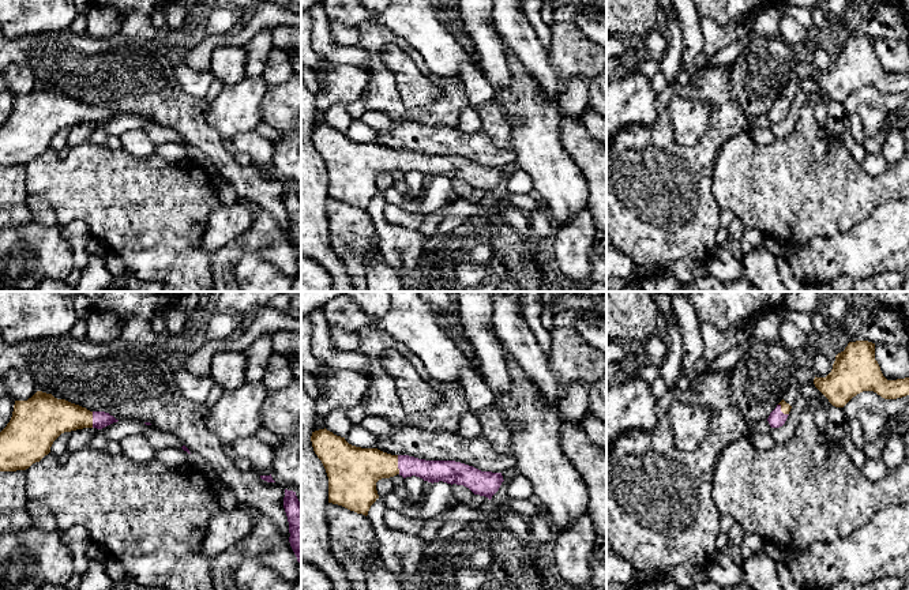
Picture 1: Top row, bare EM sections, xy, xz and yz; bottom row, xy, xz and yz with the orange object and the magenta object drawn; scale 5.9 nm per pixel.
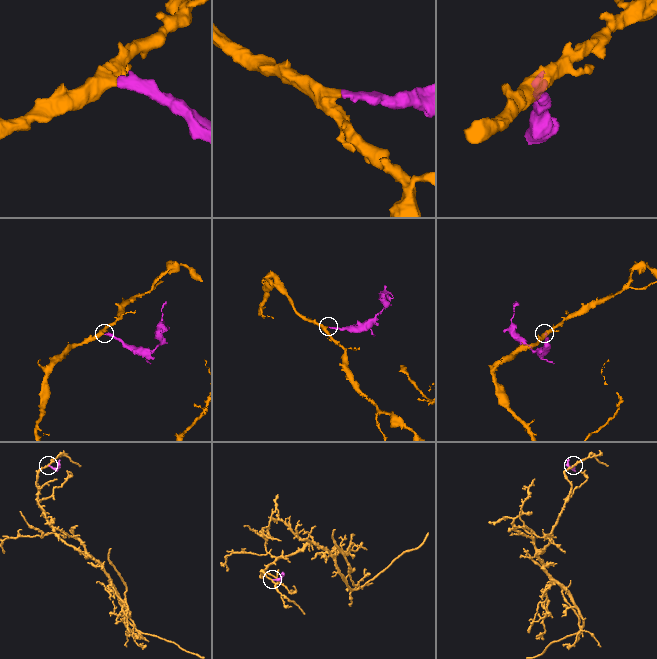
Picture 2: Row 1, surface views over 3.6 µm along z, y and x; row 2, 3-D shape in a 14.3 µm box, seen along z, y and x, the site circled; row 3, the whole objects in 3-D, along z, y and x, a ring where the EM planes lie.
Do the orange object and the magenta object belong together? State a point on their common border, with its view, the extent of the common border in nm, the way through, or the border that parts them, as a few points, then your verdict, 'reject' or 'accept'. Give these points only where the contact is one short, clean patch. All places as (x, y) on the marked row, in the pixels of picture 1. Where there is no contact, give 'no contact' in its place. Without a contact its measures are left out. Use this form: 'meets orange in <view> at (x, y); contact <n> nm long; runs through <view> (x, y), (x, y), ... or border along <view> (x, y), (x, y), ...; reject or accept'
meets orange in xz at (397, 465); contact 110 nm long; accept

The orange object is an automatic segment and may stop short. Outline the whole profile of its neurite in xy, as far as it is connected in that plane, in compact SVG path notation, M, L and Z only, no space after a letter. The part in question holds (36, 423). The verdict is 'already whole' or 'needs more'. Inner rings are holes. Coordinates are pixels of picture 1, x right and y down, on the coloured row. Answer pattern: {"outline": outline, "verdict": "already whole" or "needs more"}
{"outline": "M37 391L27 401L15 401L12 417L0 432L0 471L29 469L50 452L53 441L64 432L102 429L117 421L109 413L90 412Z", "verdict": "needs more"}

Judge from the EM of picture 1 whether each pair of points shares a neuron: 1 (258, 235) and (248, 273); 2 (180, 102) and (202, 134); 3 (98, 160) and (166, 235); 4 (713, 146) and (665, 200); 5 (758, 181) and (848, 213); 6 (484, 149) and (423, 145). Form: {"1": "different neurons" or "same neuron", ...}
{"1": "different neurons", "2": "same neuron", "3": "same neuron", "4": "same neuron", "5": "same neuron", "6": "same neuron"}

